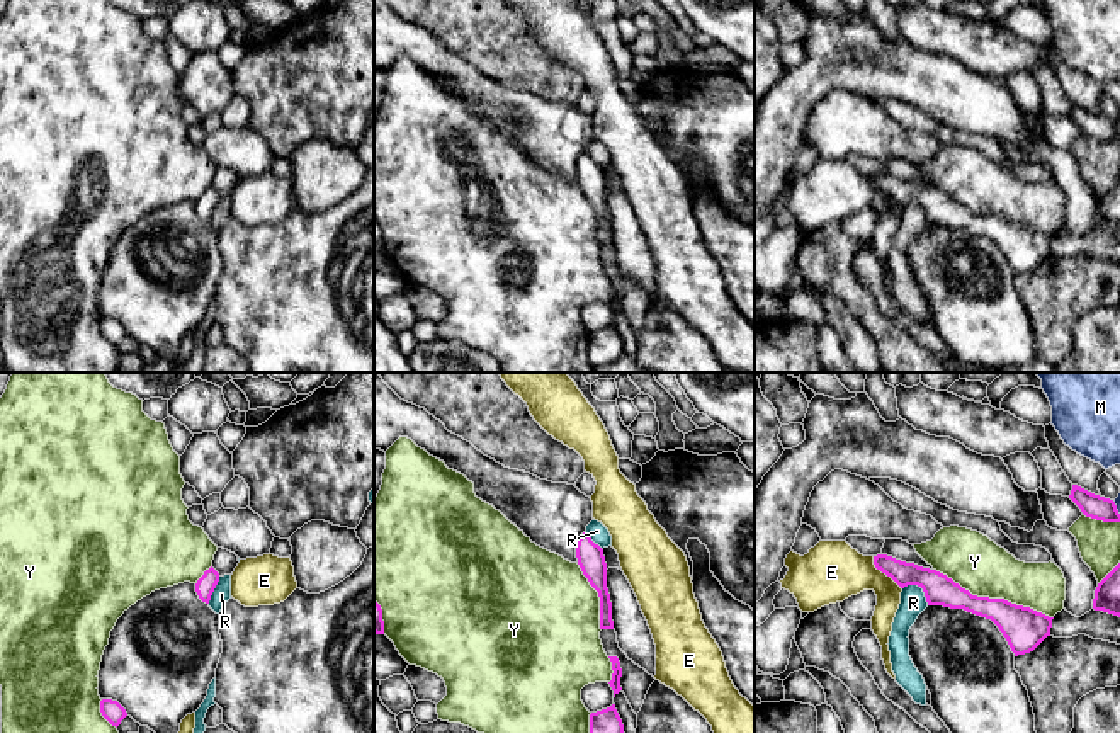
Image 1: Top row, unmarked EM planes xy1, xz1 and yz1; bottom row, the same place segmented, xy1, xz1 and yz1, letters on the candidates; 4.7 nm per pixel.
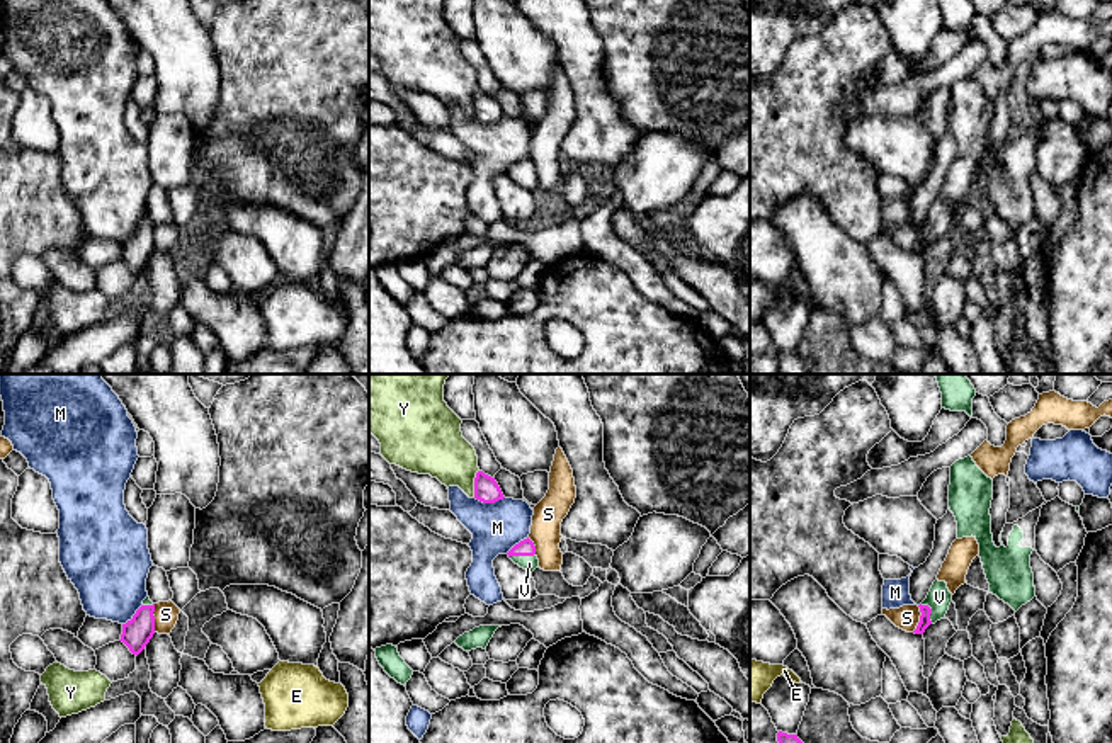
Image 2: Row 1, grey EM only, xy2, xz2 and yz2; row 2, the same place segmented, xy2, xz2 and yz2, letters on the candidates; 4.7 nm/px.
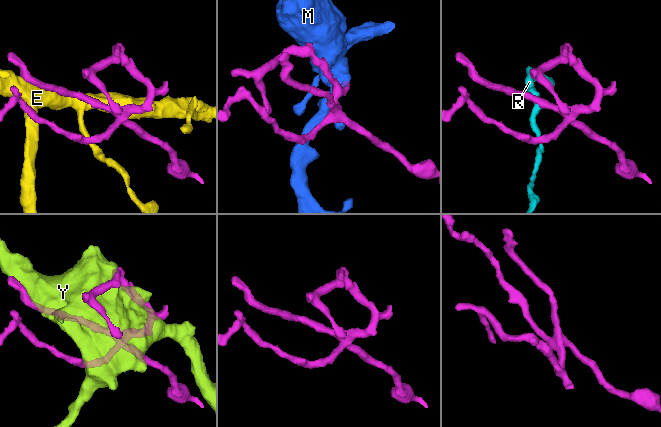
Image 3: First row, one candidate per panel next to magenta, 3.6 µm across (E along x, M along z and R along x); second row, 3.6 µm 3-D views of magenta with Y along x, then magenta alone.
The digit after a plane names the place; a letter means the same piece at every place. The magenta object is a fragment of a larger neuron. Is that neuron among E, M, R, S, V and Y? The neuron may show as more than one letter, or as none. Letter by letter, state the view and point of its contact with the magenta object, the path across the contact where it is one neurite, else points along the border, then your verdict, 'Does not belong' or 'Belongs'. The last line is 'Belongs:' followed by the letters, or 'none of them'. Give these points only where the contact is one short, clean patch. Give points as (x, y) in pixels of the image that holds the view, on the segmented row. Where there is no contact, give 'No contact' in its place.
E: Touches magenta at yz1 (884, 572). Does not belong
M: Touches magenta at xz2 (490, 502). Does not belong
R: Touches magenta at yz1 (920, 585). Boundary: yz1 (903, 587), (918, 585), (928, 604). Does not belong
S: Touches magenta at xy2 (153, 618). Boundary: xy2 (155, 604), (153, 631). Does not belong
V: Touches magenta at xz2 (521, 555). Belongs
Y: Touches magenta at yz1 (993, 599). Does not belong
Belongs: V

